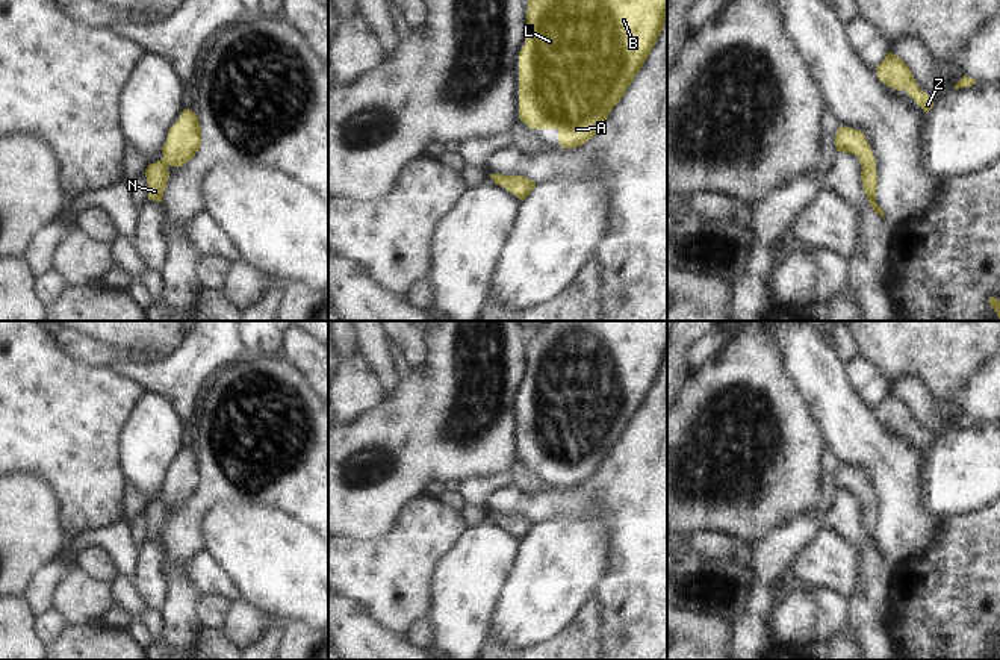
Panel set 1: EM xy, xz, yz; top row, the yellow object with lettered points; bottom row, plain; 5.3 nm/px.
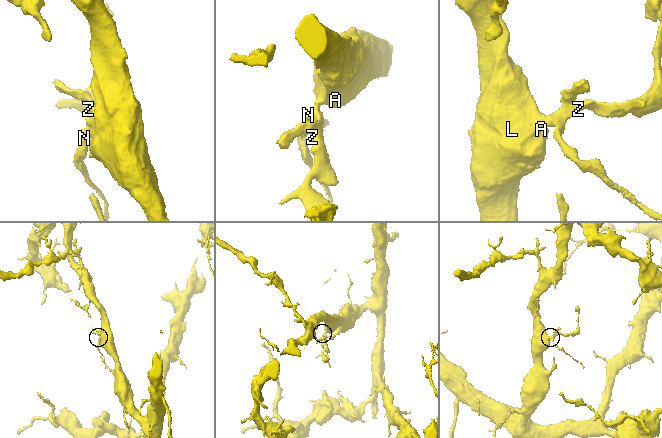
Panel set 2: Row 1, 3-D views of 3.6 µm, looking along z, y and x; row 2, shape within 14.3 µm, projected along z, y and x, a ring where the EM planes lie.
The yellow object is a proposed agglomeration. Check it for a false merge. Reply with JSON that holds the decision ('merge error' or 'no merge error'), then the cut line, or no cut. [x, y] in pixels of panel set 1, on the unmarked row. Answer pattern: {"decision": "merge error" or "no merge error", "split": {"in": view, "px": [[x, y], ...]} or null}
{"decision": "no merge error", "split": null}

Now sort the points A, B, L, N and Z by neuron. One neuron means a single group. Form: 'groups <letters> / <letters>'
groups A B L N Z

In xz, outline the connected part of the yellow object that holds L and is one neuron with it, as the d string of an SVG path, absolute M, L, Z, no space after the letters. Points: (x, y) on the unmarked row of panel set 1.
M548 321L528 336L525 384L519 391L519 457L533 468L557 468L563 487L576 487L596 475L613 447L638 413L657 383L667 354L667 321Z

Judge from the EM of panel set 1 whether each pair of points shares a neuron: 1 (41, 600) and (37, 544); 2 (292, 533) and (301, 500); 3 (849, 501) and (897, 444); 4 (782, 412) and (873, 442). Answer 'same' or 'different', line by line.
1: different
2: different
3: different
4: different

